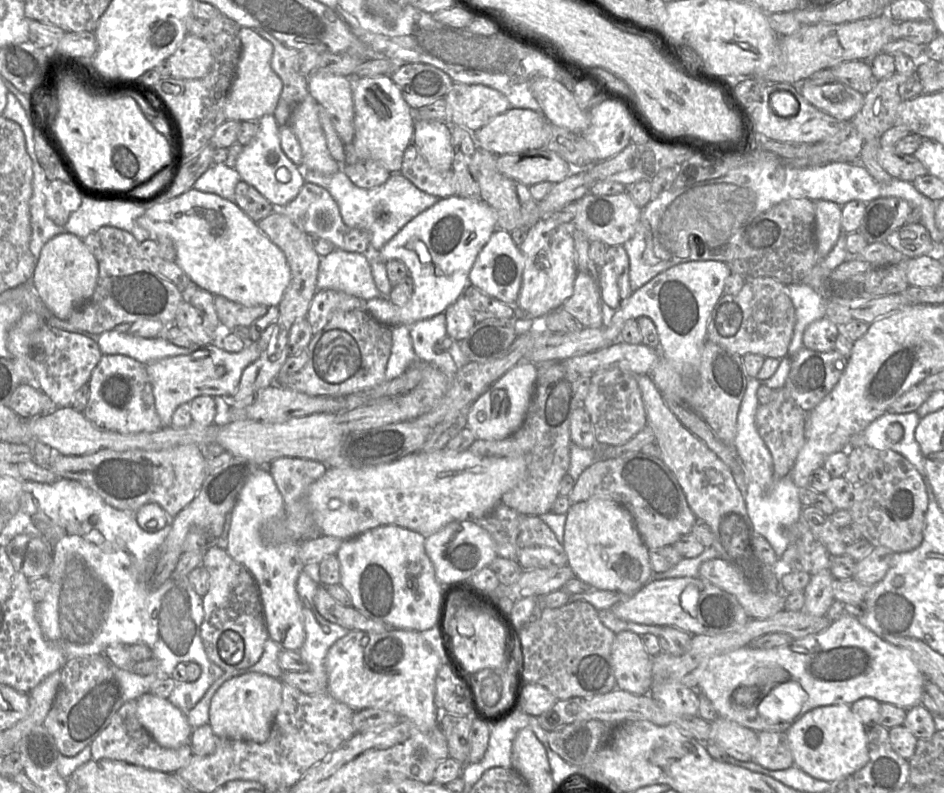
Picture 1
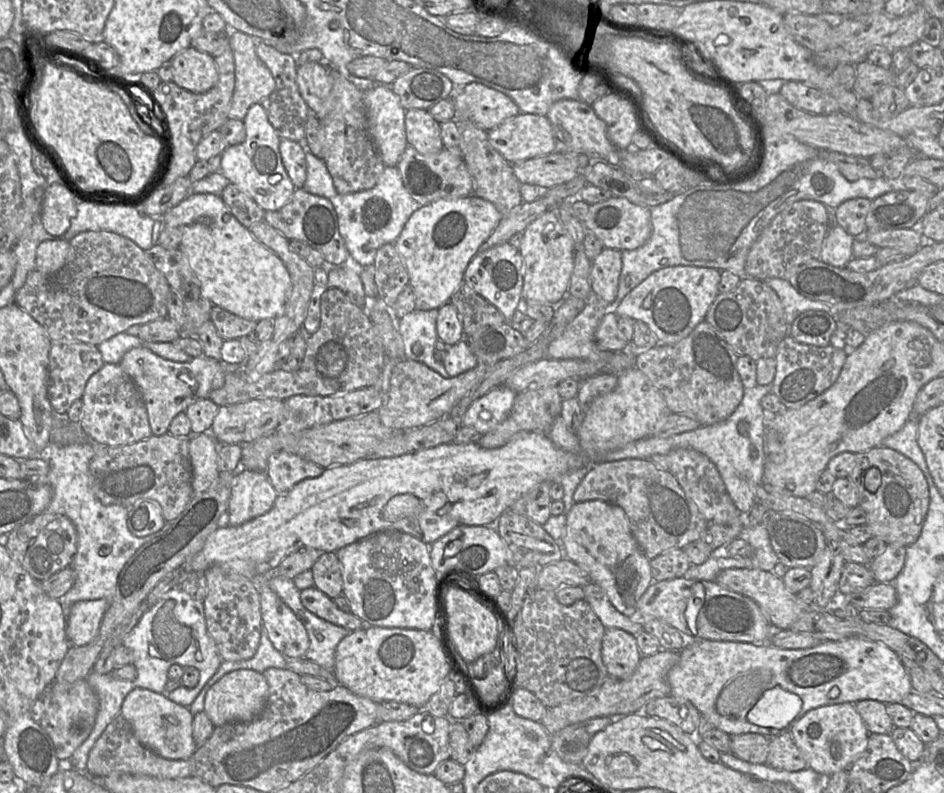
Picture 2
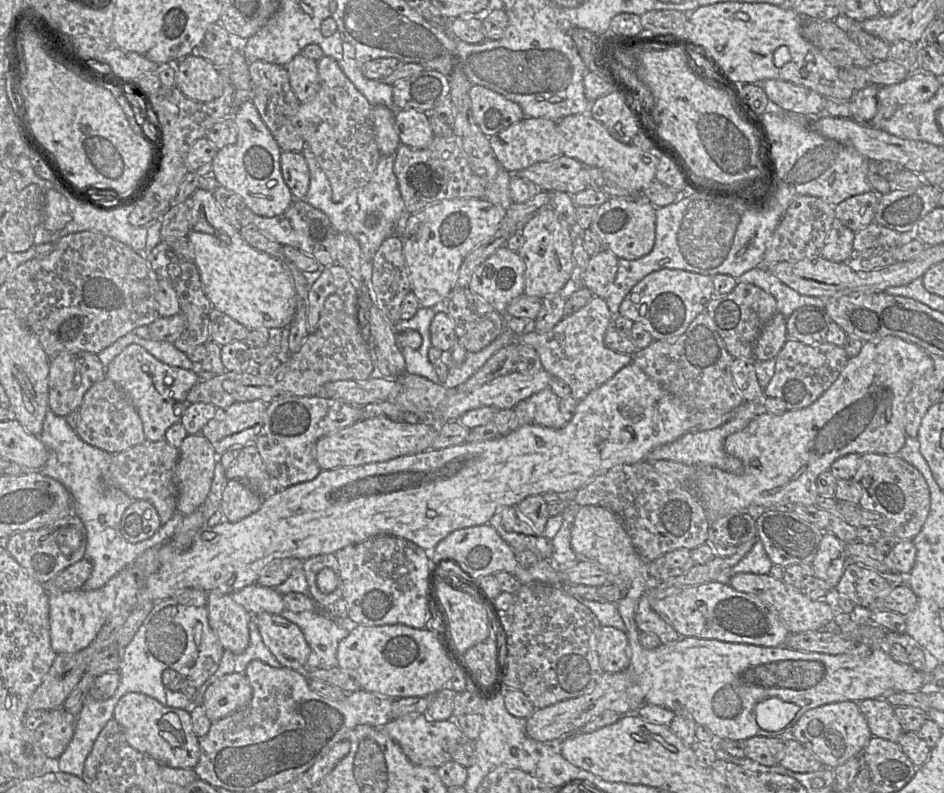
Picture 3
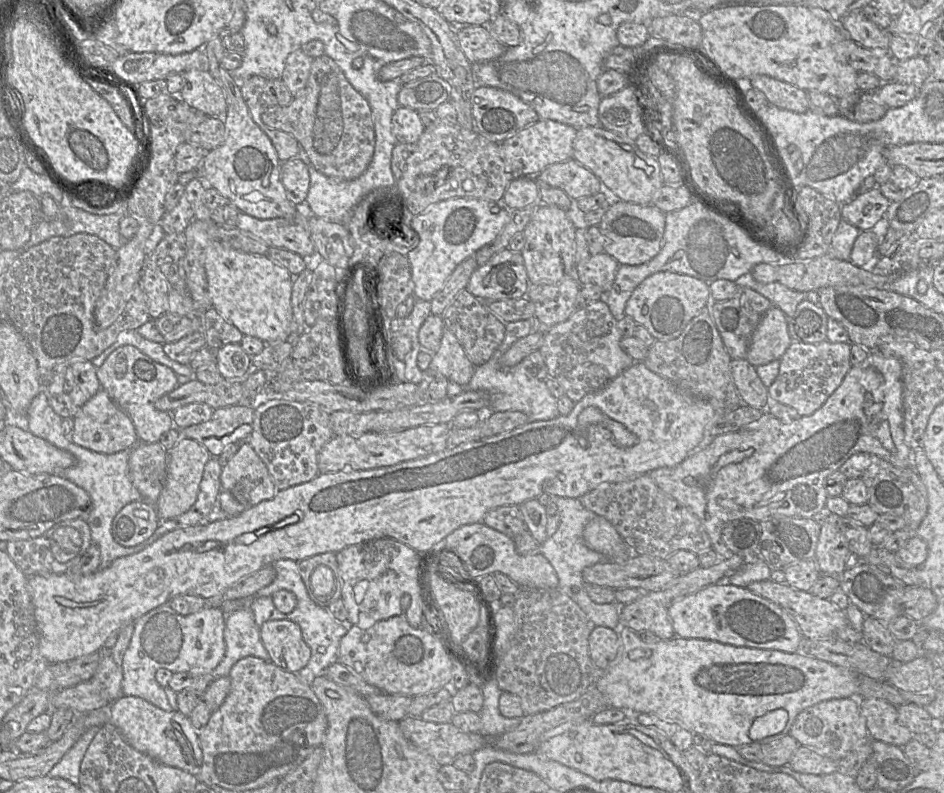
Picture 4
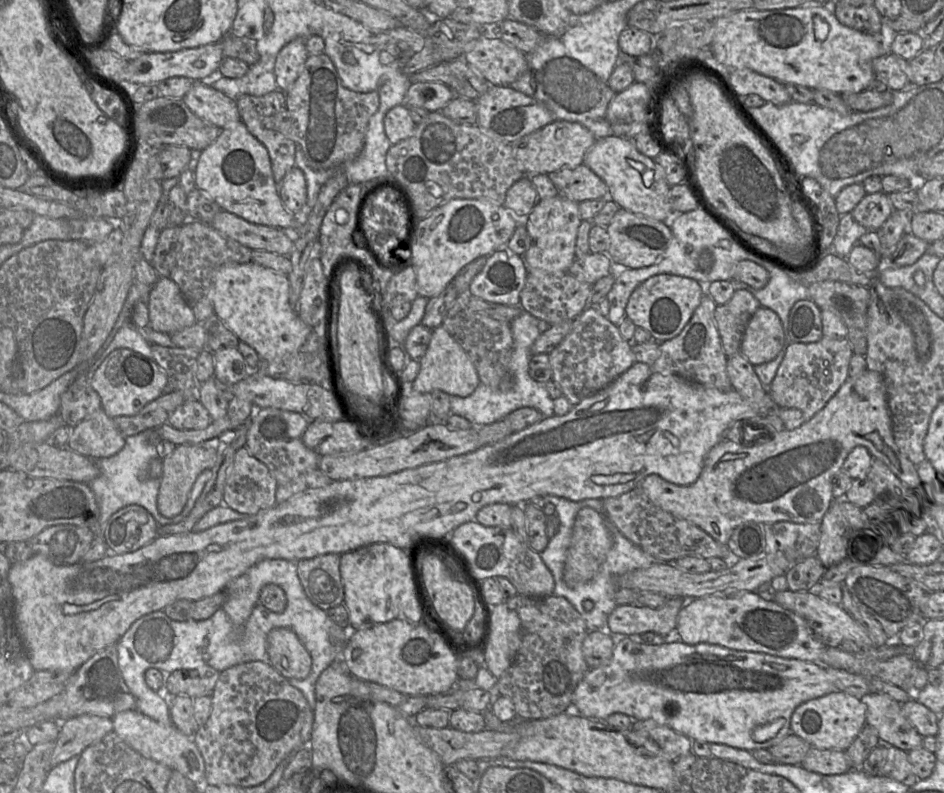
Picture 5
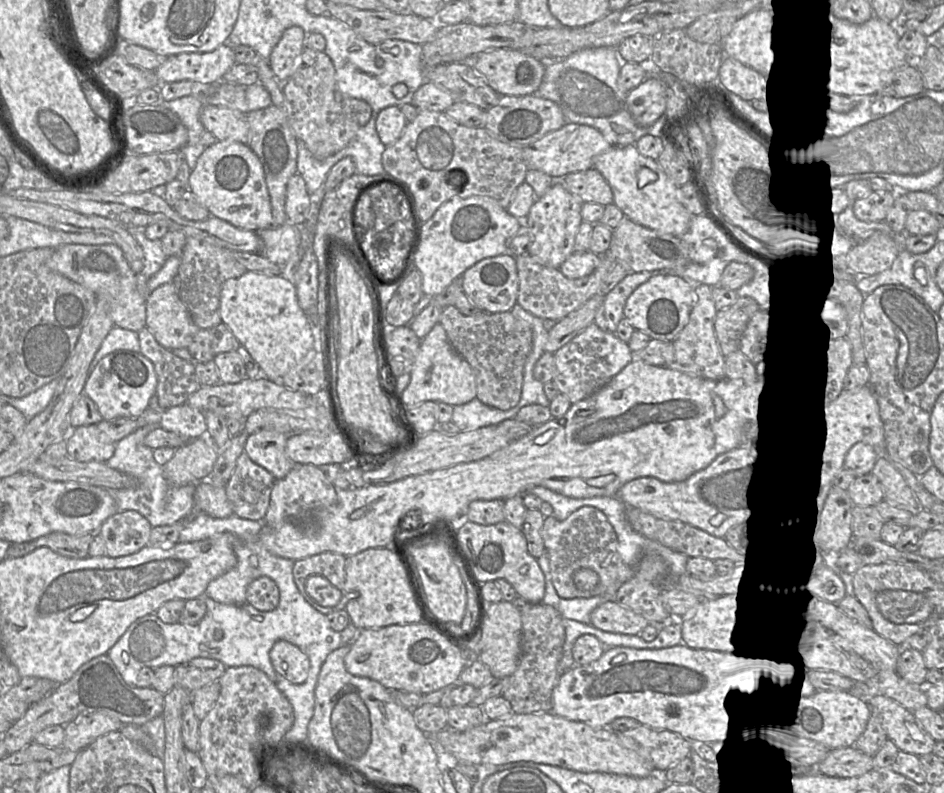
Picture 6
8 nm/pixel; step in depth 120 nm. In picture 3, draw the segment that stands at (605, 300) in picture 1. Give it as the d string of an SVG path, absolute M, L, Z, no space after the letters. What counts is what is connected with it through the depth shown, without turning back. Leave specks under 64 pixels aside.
M604 251L590 256L583 274L583 286L591 291L593 296L605 299L615 280L618 271L619 258L610 251Z

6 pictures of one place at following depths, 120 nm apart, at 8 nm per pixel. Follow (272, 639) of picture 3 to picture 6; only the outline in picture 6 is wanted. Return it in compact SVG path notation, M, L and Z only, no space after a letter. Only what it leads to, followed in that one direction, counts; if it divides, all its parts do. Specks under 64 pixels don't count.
M279 640L270 651L270 659L275 671L291 683L302 684L306 681L310 660L298 646Z

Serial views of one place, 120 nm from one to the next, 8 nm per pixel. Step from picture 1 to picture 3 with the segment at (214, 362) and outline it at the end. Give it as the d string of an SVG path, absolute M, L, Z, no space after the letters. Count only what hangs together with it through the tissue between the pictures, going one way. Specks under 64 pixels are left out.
M137 344L128 345L105 368L105 376L113 381L130 399L141 418L145 439L156 442L164 438L165 432L180 421L189 406L186 398L189 390L200 380L198 373L165 364Z

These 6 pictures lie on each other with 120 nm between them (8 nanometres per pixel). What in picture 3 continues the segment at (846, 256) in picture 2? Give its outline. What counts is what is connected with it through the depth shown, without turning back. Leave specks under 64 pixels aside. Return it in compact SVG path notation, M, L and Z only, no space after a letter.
M835 218L820 256L836 263L850 261L856 255L853 249L854 235L851 229Z

